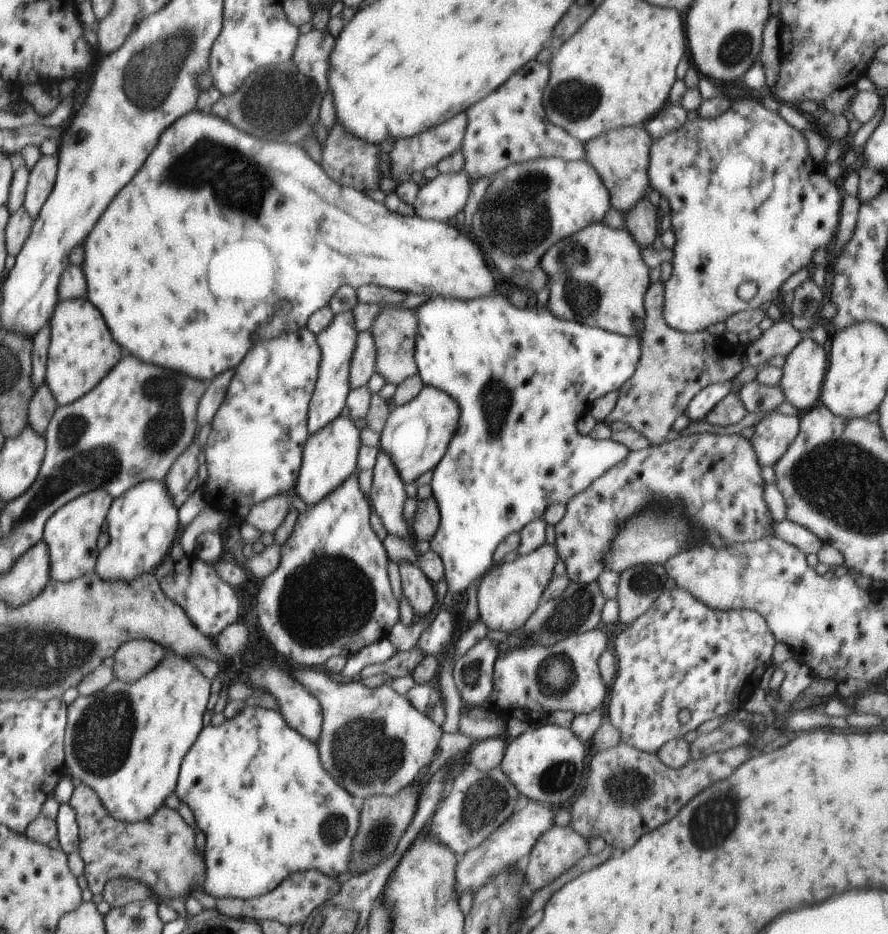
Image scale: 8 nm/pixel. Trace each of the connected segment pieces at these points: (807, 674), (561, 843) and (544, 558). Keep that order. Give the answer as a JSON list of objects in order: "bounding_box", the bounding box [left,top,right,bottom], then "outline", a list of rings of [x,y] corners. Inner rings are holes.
[{"bounding_box":[778,657,814,704],"outline":[[[796,657],[787,661],[779,666],[785,672],[785,679],[778,692],[780,700],[795,704],[804,690],[812,684],[814,674],[809,666],[802,664]]]},{"bounding_box":[525,825,588,891],"outline":[[[554,825],[535,842],[525,882],[535,891],[544,888],[588,853],[588,842],[577,829]]]},{"bounding_box":[477,543,559,636],"outline":[[[544,543],[530,554],[516,554],[510,560],[490,568],[478,582],[477,590],[479,618],[488,630],[496,636],[521,629],[542,601],[543,590],[553,579],[557,562],[559,556],[555,545]]]}]

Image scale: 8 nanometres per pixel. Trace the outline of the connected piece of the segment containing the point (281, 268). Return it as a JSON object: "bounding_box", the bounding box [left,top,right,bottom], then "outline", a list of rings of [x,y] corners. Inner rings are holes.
{"bounding_box":[83,109,494,382],"outline":[[[194,109],[177,118],[162,134],[155,144],[152,154],[147,156],[146,164],[138,170],[138,174],[118,192],[114,202],[102,214],[98,228],[85,238],[83,248],[86,268],[86,280],[90,280],[90,300],[106,312],[106,320],[110,320],[110,328],[114,328],[114,336],[118,336],[118,344],[126,346],[132,356],[140,360],[150,360],[150,364],[158,364],[162,368],[172,368],[186,372],[188,376],[202,378],[204,382],[228,369],[236,369],[244,360],[246,352],[256,344],[270,340],[272,334],[282,332],[284,326],[292,320],[296,330],[302,328],[307,320],[323,306],[329,304],[334,293],[341,286],[348,285],[357,289],[363,284],[376,284],[386,287],[404,296],[430,296],[471,301],[490,296],[494,292],[494,272],[486,264],[482,249],[471,236],[465,235],[449,223],[424,220],[418,215],[402,216],[390,212],[384,203],[370,199],[364,192],[352,187],[345,187],[332,180],[326,171],[306,153],[302,146],[285,141],[262,140],[237,129],[227,120],[210,113]],[[270,292],[280,302],[278,314],[270,316]]]}

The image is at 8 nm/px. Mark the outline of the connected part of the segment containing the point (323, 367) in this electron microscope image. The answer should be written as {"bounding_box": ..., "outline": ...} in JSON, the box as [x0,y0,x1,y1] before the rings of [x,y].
{"bounding_box":[307,310,358,435],"outline":[[[350,310],[335,314],[325,330],[315,336],[321,350],[321,361],[317,383],[307,412],[307,427],[310,435],[330,424],[347,405],[347,398],[351,391],[349,379],[351,360],[356,348],[358,333],[353,312]]]}

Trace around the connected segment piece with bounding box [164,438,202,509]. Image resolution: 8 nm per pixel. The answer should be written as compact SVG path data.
M194 438L189 447L176 458L164 478L177 509L194 491L199 489L198 454L200 451L202 450L197 443L197 438Z

